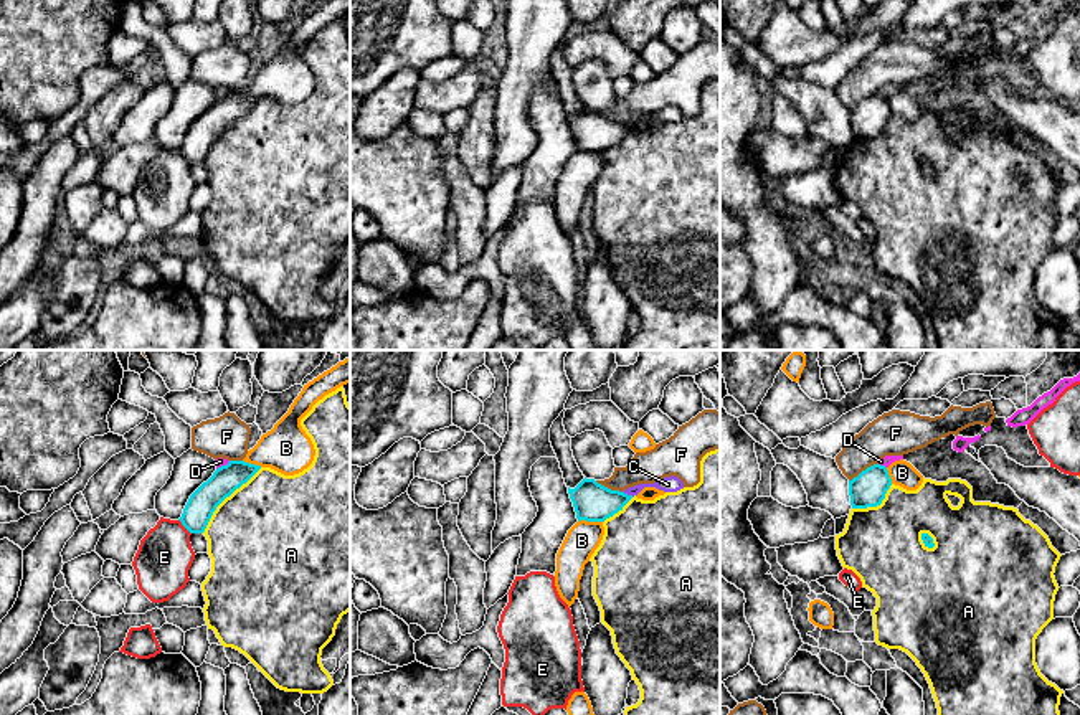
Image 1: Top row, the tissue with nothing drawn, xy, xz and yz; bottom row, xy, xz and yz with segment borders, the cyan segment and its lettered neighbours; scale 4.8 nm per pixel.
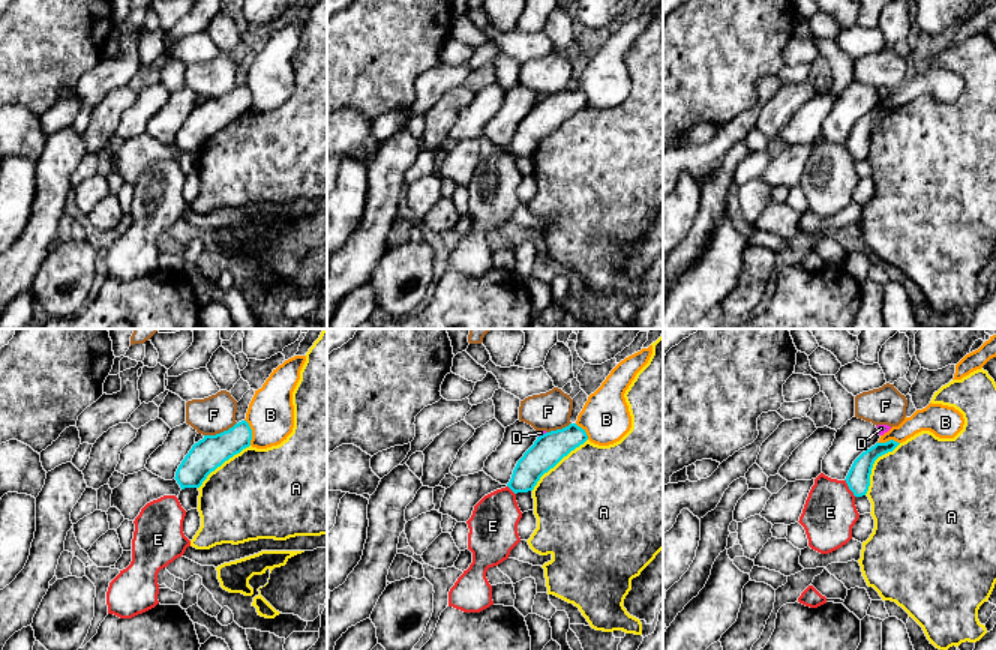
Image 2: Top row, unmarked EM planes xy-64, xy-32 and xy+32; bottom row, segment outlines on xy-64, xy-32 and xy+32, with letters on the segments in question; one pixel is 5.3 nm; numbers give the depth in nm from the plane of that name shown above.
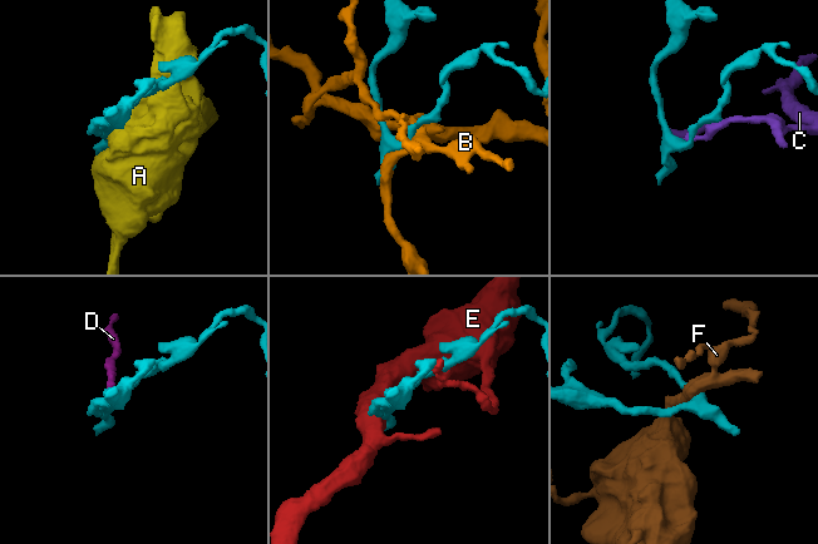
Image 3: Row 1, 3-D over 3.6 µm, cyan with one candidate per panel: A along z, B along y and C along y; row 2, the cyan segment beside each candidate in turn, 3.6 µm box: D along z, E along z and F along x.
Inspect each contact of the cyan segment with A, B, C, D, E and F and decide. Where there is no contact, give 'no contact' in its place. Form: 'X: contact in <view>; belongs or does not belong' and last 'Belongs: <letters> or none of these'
A: contact in xy; does not belong
B: contact in xz; does not belong
C: contact in xz; does not belong
D: contact in yz; does not belong
E: contact in xy; does not belong
F: contact in yz; does not belong
Belongs: none of these

